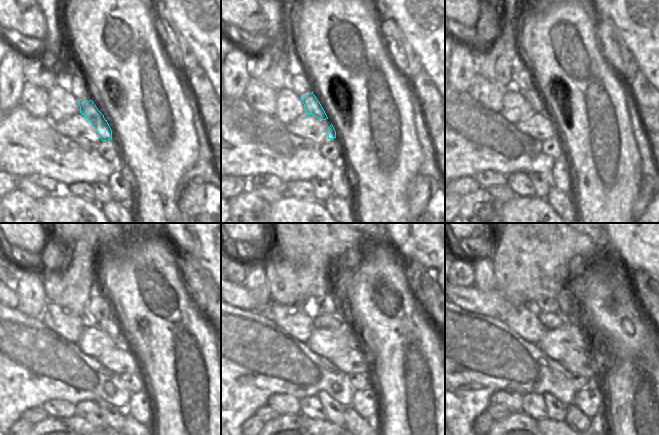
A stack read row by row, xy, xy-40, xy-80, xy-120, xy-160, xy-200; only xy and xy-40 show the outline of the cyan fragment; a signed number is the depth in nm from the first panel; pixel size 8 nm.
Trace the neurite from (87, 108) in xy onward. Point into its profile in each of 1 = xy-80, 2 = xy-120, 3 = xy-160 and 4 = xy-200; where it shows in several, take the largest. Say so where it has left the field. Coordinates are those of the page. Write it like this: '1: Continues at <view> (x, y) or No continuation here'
1: Continues at xy-80 (533, 96)
2: Continues at xy-120 (109, 326)
3: Continues at xy-160 (332, 320)
4: Continues at xy-200 (550, 320).

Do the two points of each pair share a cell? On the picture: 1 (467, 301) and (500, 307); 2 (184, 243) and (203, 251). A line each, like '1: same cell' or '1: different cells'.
1: same cell
2: same cell

